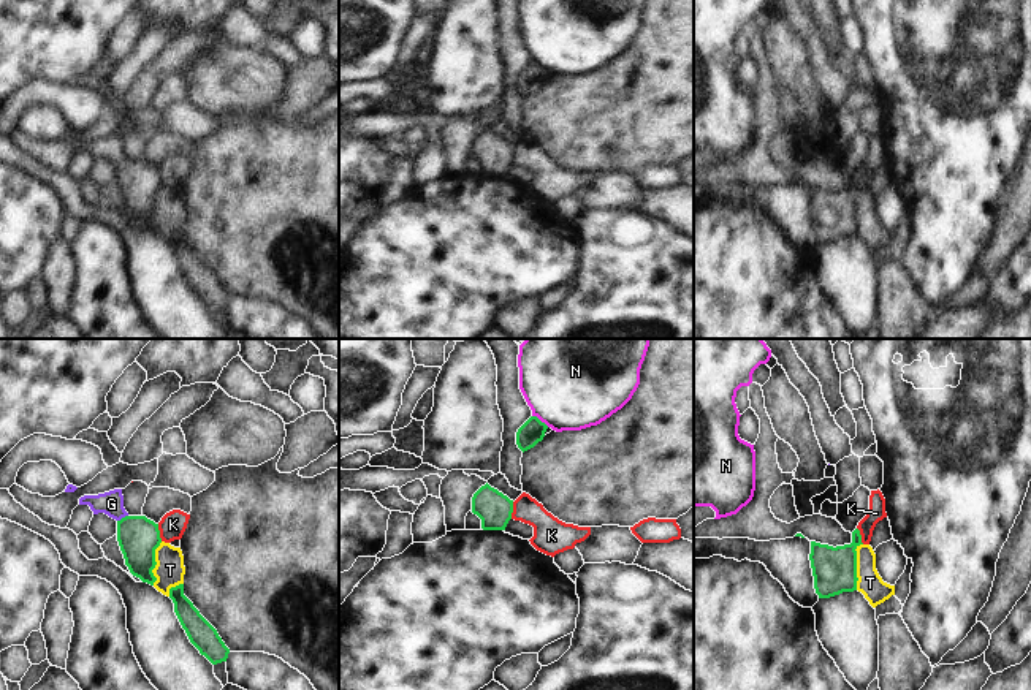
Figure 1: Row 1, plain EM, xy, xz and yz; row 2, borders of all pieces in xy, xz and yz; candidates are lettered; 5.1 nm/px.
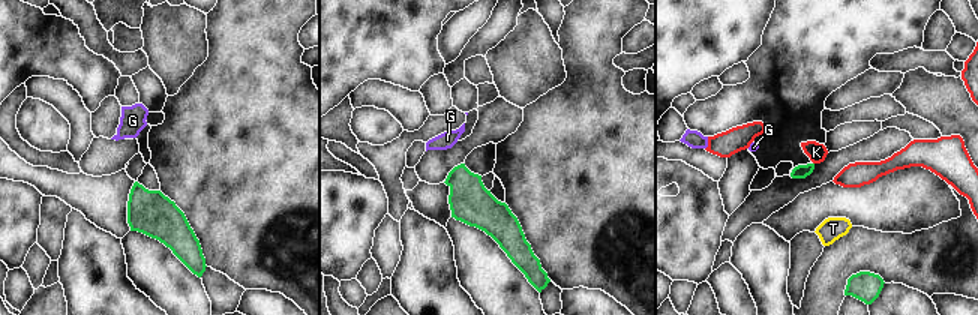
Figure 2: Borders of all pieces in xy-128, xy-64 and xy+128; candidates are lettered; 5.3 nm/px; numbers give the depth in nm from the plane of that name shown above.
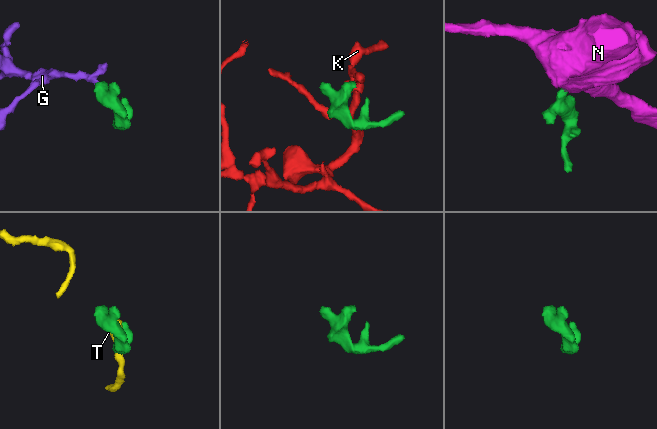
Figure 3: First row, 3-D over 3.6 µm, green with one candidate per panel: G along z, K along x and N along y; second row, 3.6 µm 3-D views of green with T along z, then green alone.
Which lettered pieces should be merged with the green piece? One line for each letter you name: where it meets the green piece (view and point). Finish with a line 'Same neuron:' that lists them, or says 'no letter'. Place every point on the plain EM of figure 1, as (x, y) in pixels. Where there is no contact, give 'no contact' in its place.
G: xy (122, 163)
Same neuron: G

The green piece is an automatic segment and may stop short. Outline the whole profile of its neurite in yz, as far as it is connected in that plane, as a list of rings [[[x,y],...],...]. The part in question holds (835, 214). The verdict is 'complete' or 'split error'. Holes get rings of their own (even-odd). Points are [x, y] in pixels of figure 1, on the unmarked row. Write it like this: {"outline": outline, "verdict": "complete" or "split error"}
{"outline": [[[860,176],[852,177],[852,188],[828,191],[811,187],[811,214],[819,244],[857,236],[857,193],[863,190]]], "verdict": "complete"}

